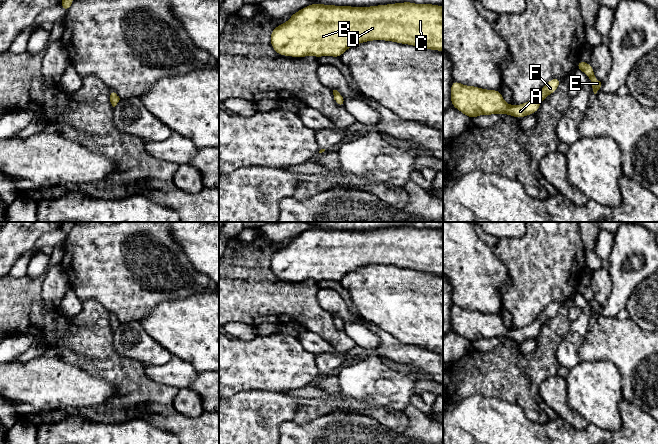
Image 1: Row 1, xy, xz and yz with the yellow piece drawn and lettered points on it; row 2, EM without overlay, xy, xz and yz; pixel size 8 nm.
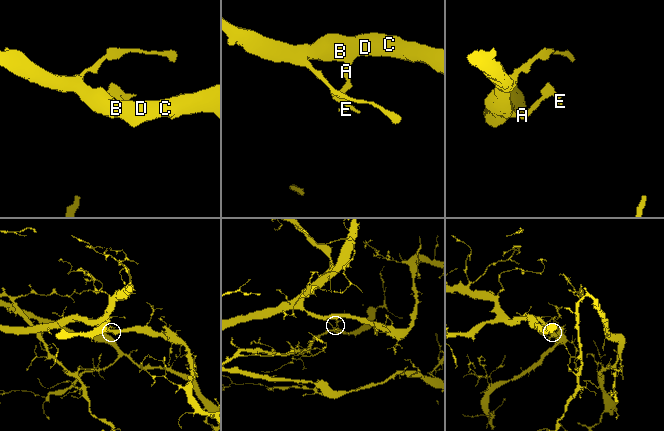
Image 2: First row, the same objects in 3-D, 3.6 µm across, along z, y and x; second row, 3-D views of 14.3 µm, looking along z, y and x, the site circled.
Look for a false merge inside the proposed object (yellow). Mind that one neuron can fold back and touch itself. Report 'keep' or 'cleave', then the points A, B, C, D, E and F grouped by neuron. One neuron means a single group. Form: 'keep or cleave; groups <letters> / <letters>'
keep; groups A B C D E F

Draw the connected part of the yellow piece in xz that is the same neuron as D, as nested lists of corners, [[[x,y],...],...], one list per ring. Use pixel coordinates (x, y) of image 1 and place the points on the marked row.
[[[414,2],[376,5],[369,7],[323,5],[313,3],[295,12],[270,35],[274,51],[283,56],[340,57],[357,44],[384,40],[443,52],[443,7]]]

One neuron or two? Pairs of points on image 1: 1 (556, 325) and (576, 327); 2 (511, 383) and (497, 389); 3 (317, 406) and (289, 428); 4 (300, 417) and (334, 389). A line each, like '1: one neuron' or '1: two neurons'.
1: two neurons
2: one neuron
3: two neurons
4: one neuron

